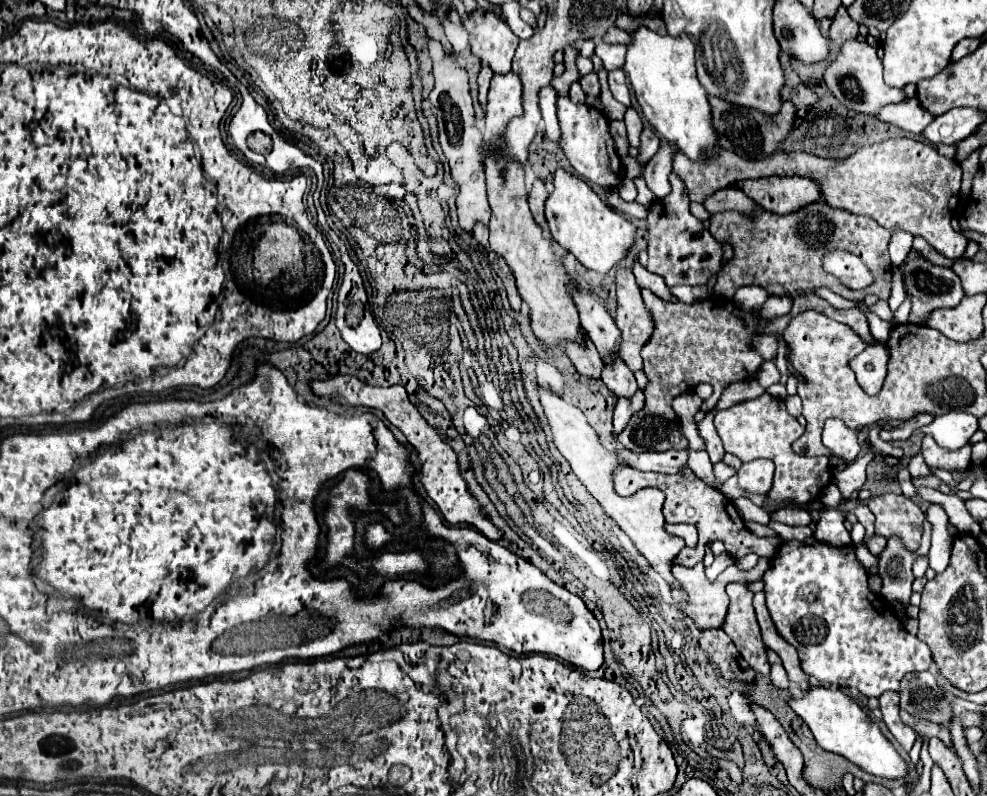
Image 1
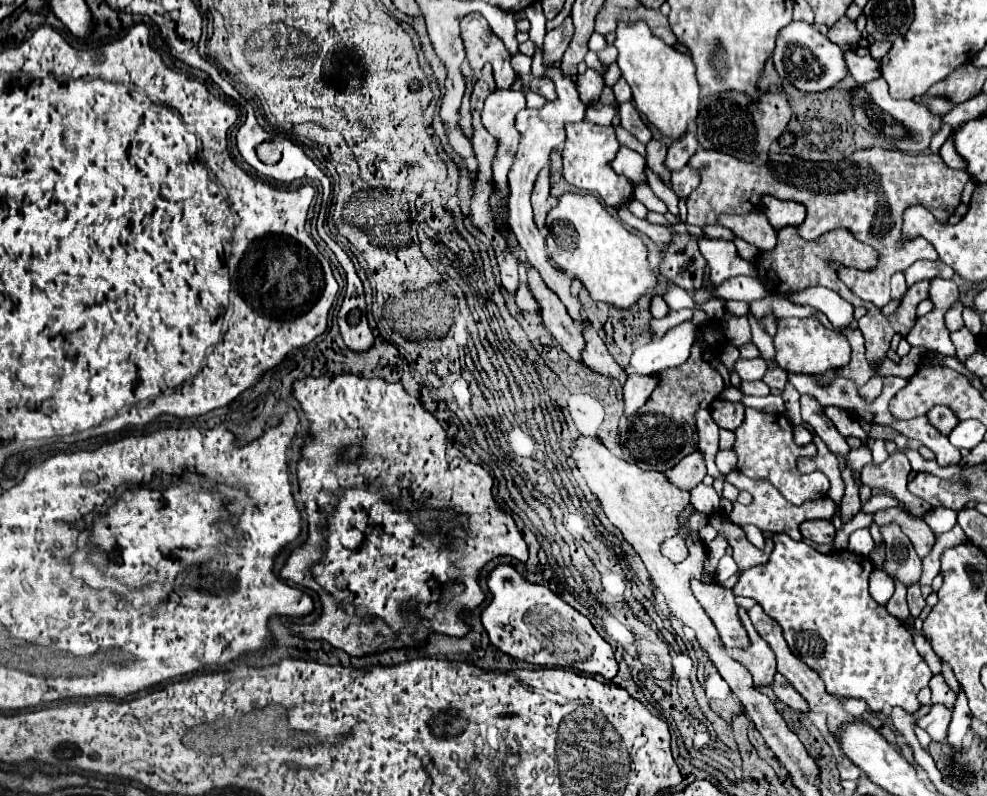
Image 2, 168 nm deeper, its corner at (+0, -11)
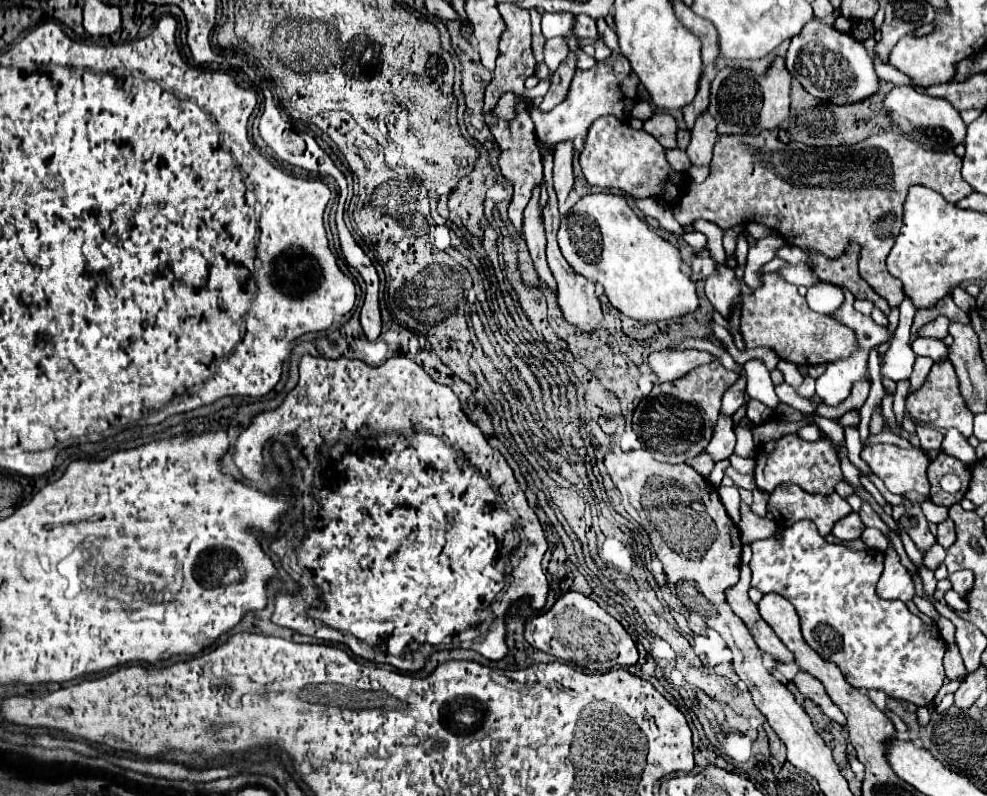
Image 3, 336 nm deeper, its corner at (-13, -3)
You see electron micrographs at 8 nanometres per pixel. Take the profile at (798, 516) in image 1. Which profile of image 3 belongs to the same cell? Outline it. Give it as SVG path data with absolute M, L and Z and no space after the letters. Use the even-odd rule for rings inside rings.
M853 511L847 517L843 517L841 521L837 521L831 529L831 535L835 535L841 541L851 541L851 539L859 539L861 531L863 531L863 523L859 519L859 515Z

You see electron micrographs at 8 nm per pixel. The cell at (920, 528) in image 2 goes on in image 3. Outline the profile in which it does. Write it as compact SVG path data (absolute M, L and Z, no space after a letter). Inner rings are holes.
M945 519L943 523L937 525L937 543L945 549L949 549L955 541L955 527L953 527L953 521L951 519Z

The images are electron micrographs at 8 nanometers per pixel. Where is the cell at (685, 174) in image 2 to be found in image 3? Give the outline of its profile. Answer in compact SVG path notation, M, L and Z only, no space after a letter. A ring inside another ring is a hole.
M705 113L705 115L701 115L701 119L697 119L697 127L693 127L691 143L687 147L687 157L689 157L691 165L707 167L711 163L713 145L717 141L715 127L717 127L717 121L709 113Z

